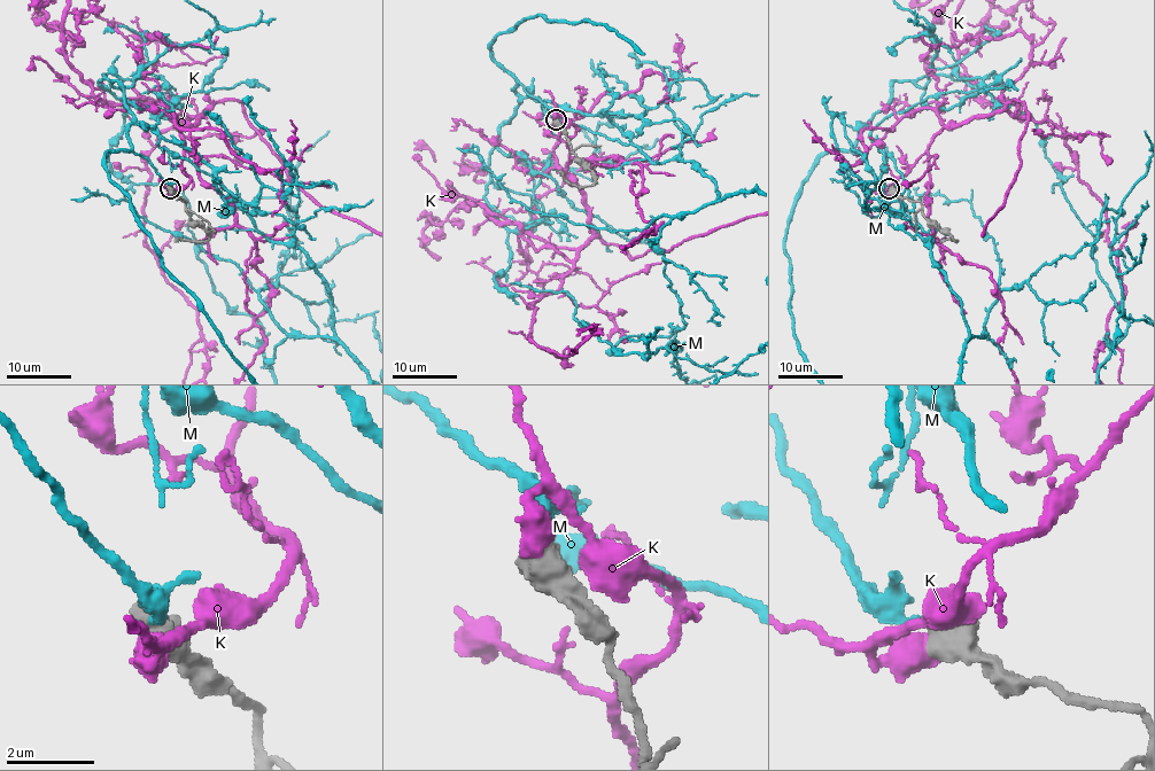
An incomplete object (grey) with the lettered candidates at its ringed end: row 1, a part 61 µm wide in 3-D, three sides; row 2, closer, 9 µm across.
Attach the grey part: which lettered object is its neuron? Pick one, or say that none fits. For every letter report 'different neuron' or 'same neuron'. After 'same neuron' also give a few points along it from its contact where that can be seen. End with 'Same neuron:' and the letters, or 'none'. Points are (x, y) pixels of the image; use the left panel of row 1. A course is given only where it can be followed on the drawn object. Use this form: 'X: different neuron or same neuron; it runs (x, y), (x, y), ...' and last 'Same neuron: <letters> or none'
K: different neuron
M: same neuron
Same neuron: M

